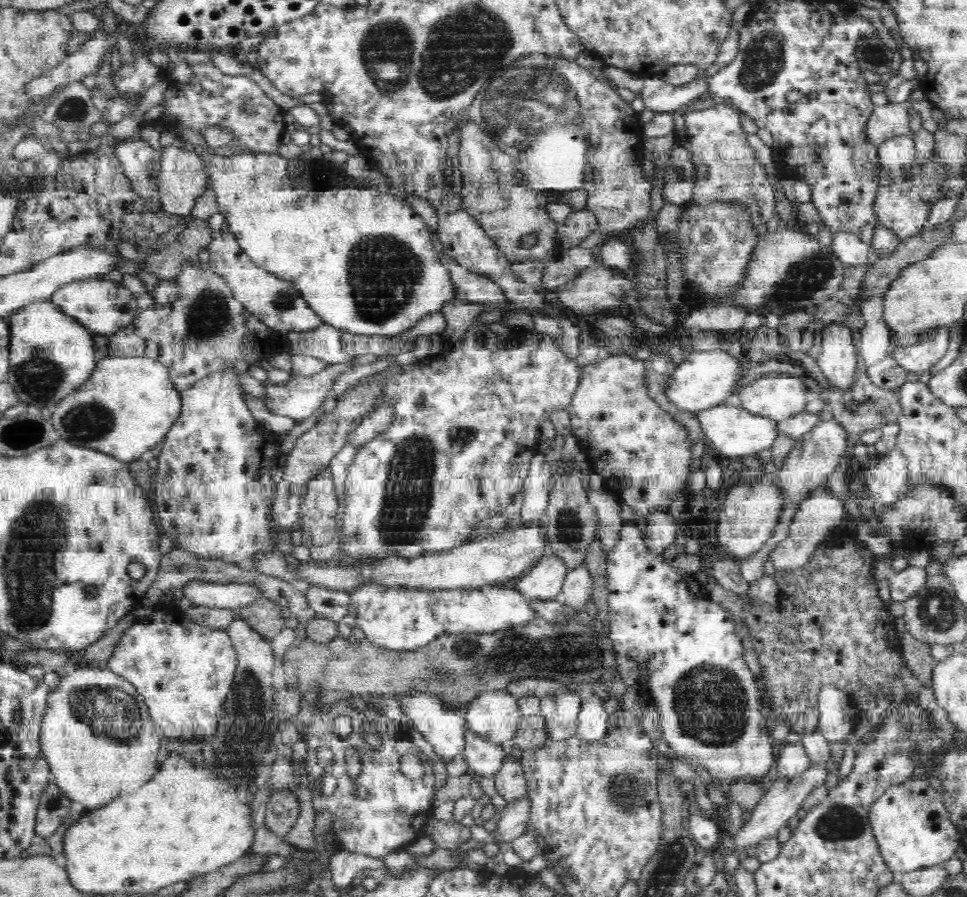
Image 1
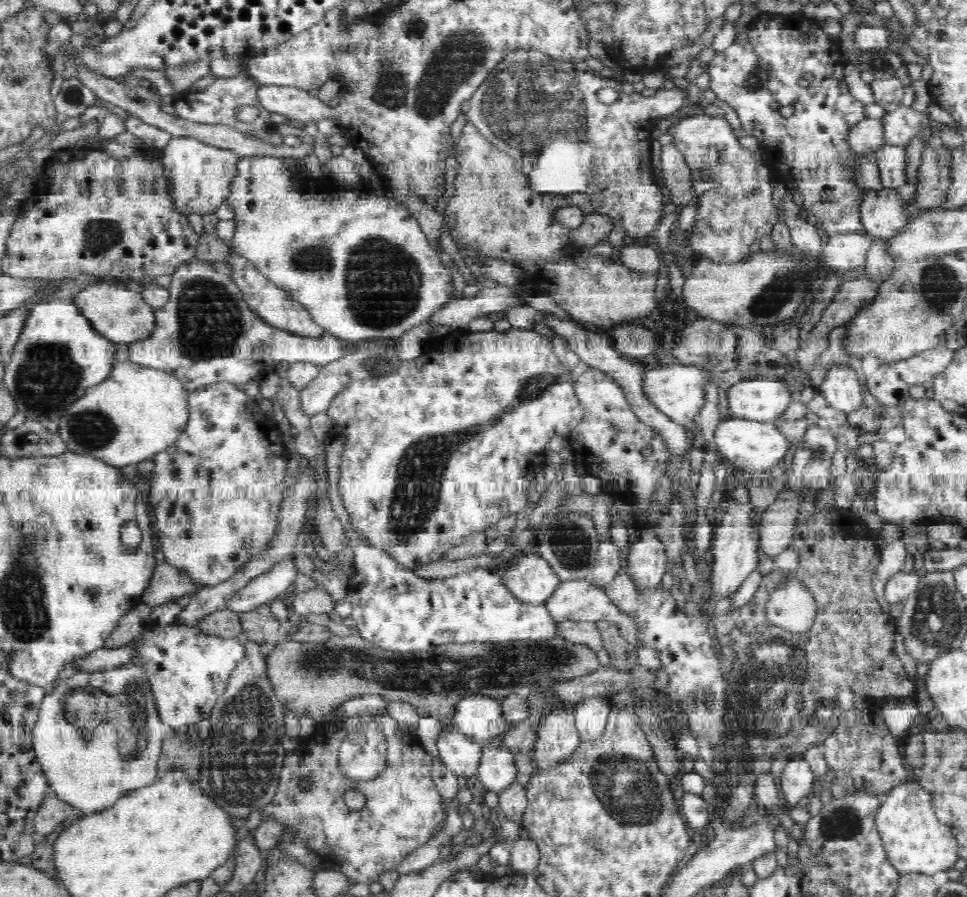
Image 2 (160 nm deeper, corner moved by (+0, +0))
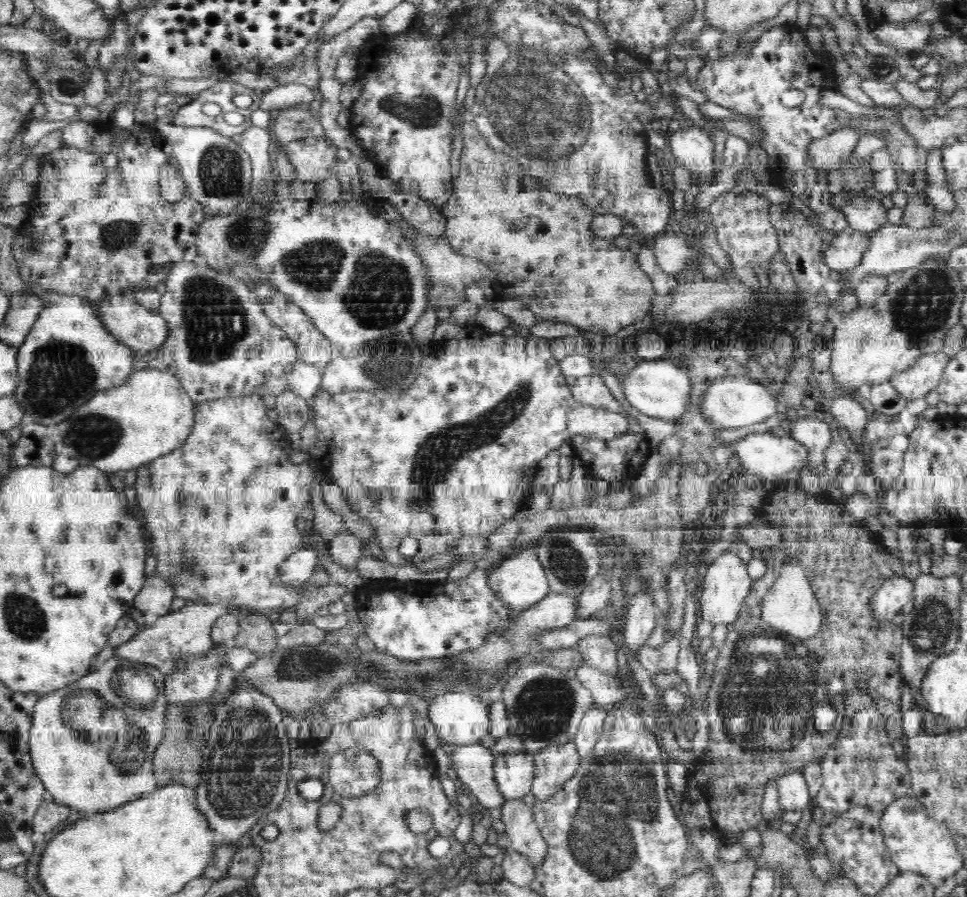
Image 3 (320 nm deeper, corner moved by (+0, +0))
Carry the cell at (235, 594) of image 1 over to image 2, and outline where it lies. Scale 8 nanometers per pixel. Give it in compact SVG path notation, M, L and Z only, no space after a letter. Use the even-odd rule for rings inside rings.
M290 557L281 560L273 564L268 572L253 578L234 596L230 596L226 600L226 608L236 613L248 612L279 598L280 594L294 586L298 573L294 559Z

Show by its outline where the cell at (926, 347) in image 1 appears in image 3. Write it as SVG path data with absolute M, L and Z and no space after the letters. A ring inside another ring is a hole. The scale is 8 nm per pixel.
M926 353L918 357L915 364L900 373L895 373L890 380L902 398L914 400L914 398L925 398L928 392L935 390L942 381L951 357L946 353Z

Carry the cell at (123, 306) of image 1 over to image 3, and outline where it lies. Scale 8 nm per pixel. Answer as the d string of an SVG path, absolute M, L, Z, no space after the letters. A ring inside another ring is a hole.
M132 292L108 293L107 296L98 300L96 315L104 324L104 328L115 337L119 343L128 346L134 352L153 352L158 350L167 340L168 327L166 320L159 314L158 310L149 310L145 305L140 305Z

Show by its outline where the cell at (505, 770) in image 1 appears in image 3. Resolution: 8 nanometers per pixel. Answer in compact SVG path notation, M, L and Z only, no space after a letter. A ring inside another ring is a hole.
M522 799L506 801L504 807L501 809L502 823L506 825L505 833L510 842L512 842L512 849L516 853L520 853L522 857L528 859L528 863L538 870L540 862L542 862L546 852L547 843L543 838L542 833L539 832L538 826L535 824L533 818L533 810L523 802Z

